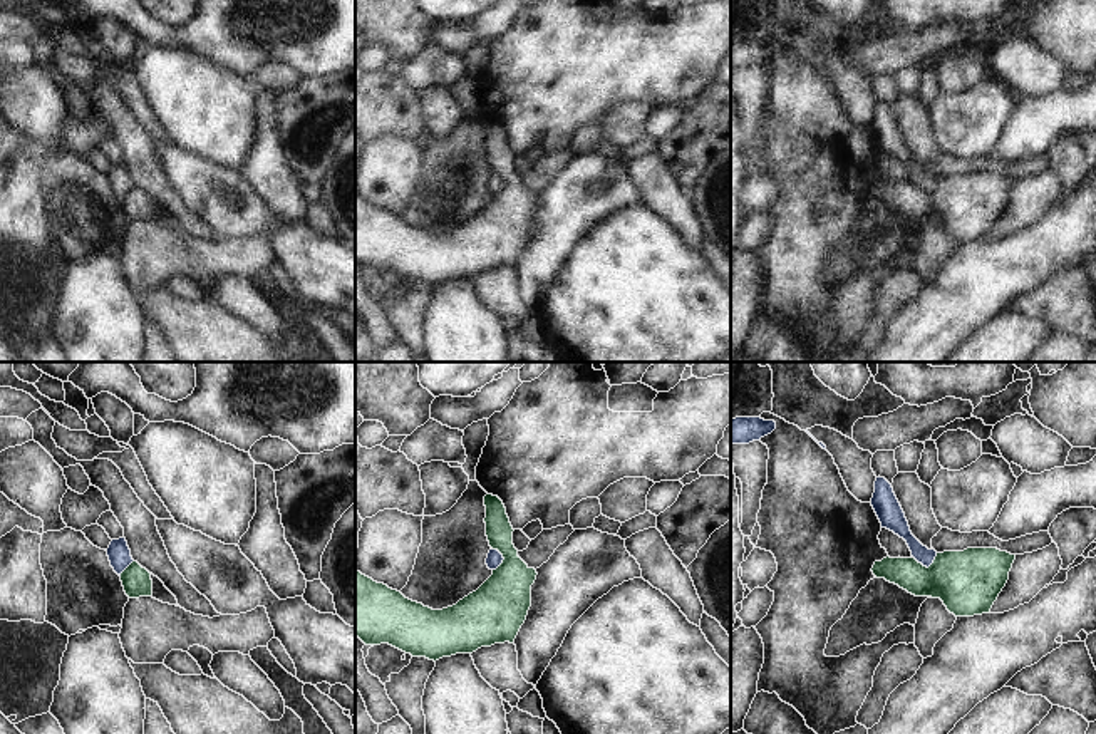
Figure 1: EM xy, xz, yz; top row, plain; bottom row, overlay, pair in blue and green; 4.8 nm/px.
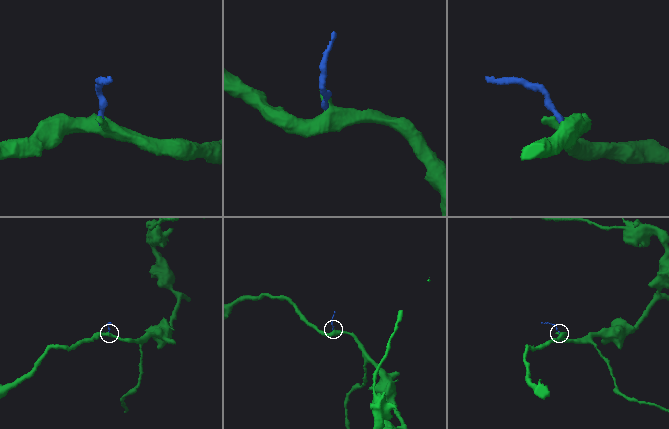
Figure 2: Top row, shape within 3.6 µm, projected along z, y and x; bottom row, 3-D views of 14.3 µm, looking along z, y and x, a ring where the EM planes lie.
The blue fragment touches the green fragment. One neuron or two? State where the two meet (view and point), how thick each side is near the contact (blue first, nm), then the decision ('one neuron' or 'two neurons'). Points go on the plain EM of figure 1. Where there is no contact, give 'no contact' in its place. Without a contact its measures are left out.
yz (927, 191) | 90/300 nm | two neurons

